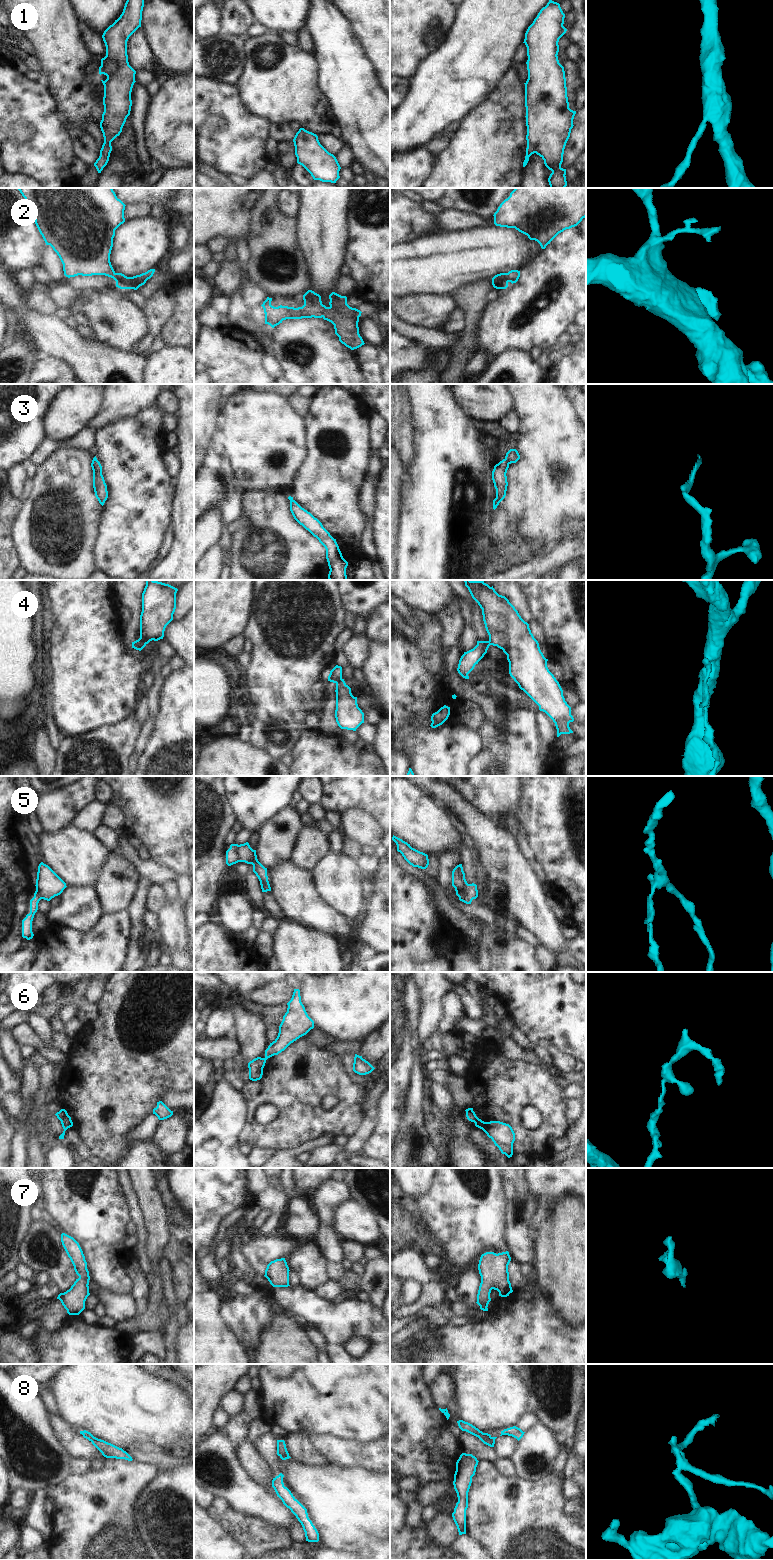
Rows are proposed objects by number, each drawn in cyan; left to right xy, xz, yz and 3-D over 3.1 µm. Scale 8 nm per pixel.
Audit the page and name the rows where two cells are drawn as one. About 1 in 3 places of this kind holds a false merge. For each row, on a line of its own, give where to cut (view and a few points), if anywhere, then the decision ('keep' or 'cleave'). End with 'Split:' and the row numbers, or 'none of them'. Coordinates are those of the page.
1: cut none; keep
2: cut none; keep
3: cut none; keep
4: cut xy (140, 637), (146, 643); cleave
5: cut xz (234, 844), (238, 861); cleave
6: cut yz (477, 1117), (474, 1122); cleave
7: cut none; keep
8: cut none; keep
Split: 4, 5, 6

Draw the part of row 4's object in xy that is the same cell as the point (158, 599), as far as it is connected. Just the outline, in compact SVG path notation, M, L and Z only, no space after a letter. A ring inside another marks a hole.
M146 580L140 615L140 638L146 644L163 639L166 626L173 620L177 591L169 584Z

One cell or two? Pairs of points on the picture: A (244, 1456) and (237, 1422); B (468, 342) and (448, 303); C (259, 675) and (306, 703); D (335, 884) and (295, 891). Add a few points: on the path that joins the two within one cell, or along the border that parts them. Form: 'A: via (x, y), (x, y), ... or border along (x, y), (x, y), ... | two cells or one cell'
A: border along (246, 1440), (235, 1443) | two cells
B: border along (451, 295), (456, 305) | two cells
C: via (271, 677), (294, 700) | one cell
D: border along (311, 871), (318, 894), (331, 905) | two cells

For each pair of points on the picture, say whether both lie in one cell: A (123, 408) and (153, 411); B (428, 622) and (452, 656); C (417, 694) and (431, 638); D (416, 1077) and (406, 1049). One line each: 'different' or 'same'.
A: different
B: different
C: different
D: different

